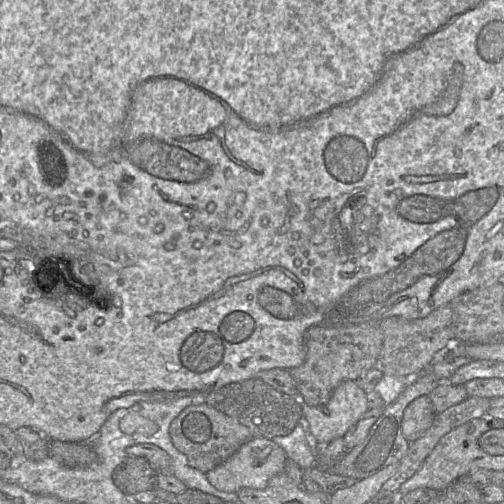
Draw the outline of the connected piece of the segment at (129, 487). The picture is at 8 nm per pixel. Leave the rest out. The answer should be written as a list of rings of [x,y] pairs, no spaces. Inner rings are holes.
[[[129,457],[119,464],[112,474],[115,486],[126,496],[138,492],[154,491],[158,474],[143,457]]]

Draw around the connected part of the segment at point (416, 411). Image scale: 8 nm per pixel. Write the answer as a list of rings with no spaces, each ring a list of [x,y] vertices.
[[[420,396],[409,403],[403,412],[401,429],[404,437],[413,442],[431,426],[436,413],[428,396]]]

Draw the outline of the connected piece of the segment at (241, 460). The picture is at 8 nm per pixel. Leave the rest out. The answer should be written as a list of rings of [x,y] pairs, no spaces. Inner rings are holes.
[[[252,438],[225,462],[206,473],[210,484],[224,492],[237,493],[241,488],[264,489],[269,480],[284,471],[285,451],[271,439]]]

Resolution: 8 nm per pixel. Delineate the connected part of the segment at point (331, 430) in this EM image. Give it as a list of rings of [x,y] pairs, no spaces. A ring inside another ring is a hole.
[[[344,380],[324,405],[302,405],[302,416],[312,440],[328,443],[343,438],[367,410],[366,392],[357,380]]]

